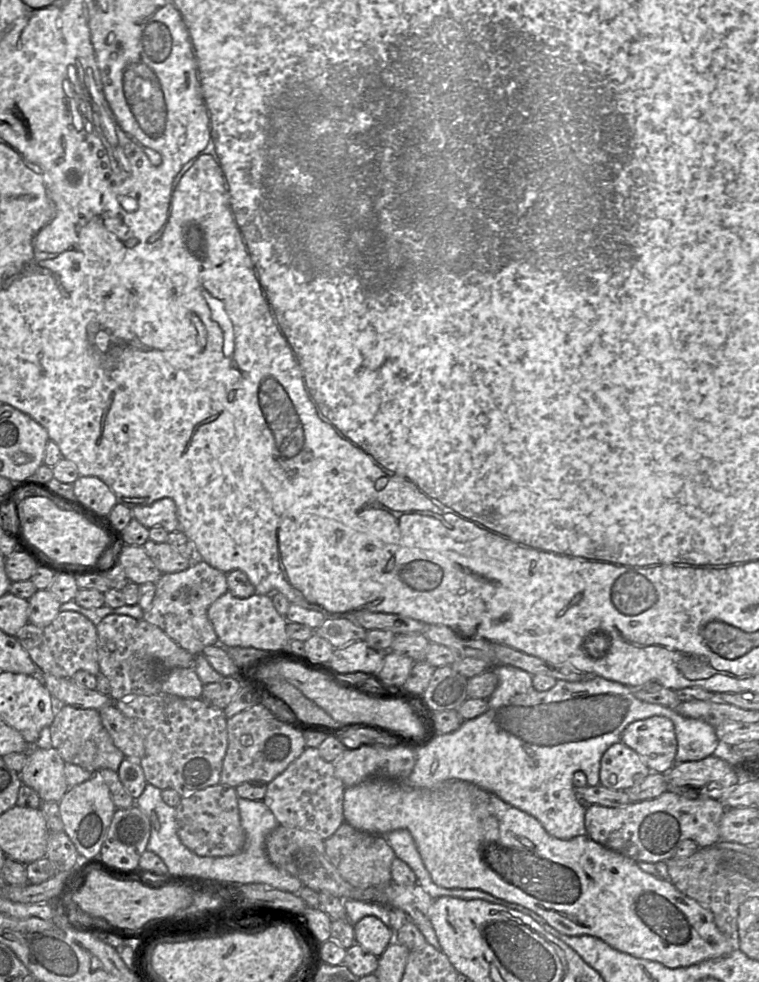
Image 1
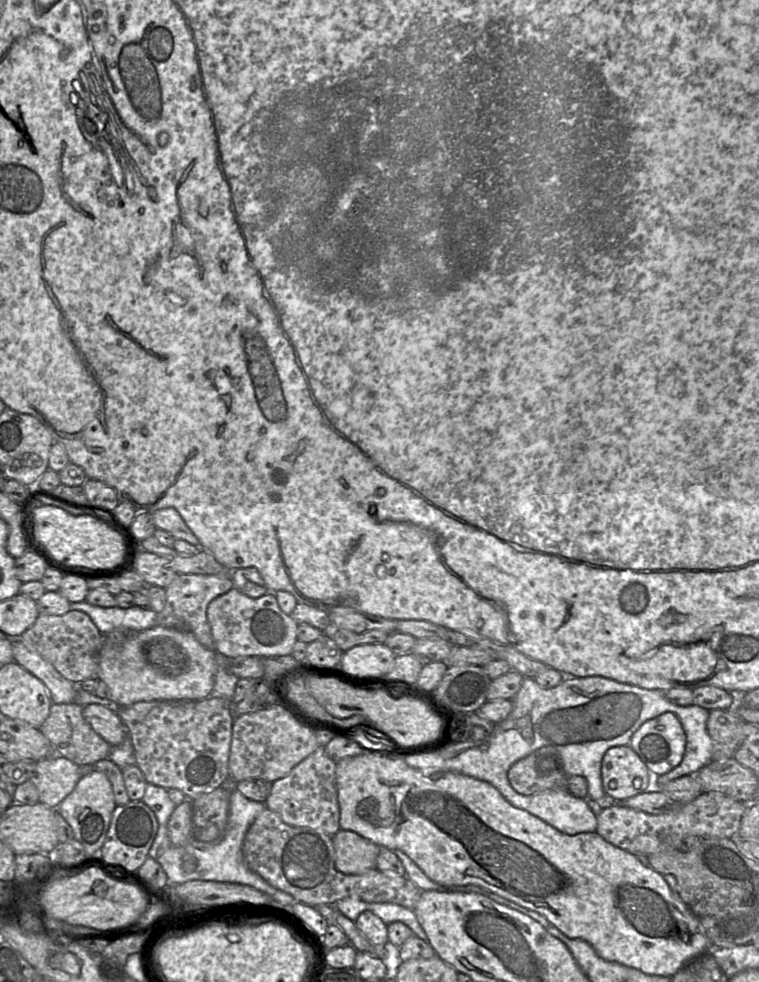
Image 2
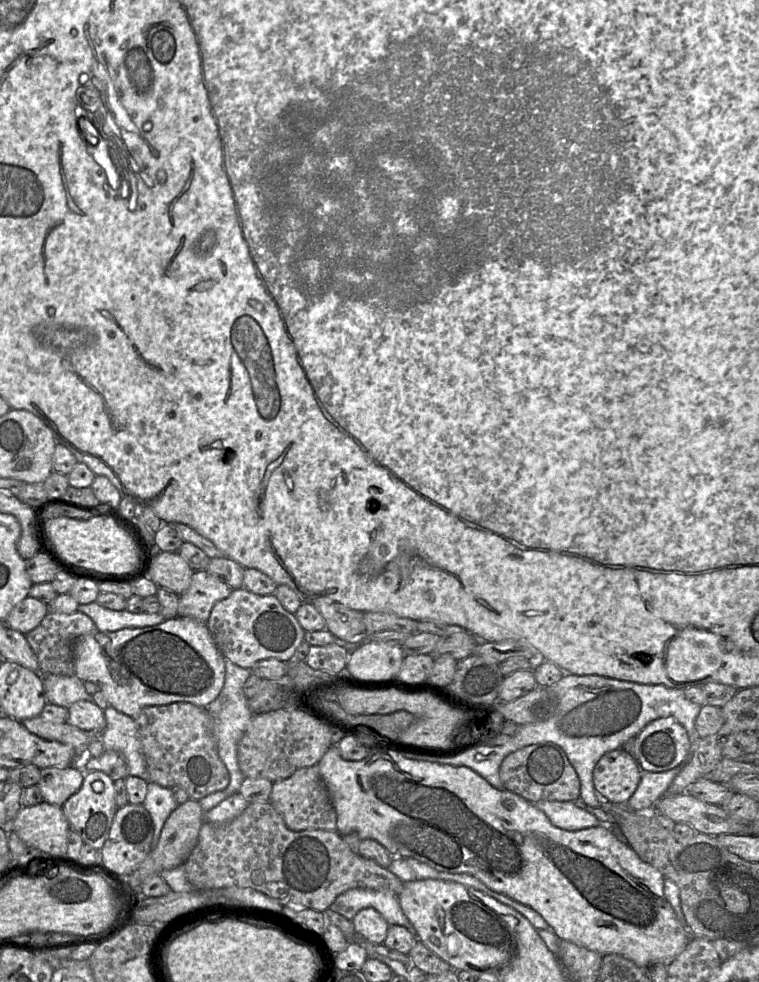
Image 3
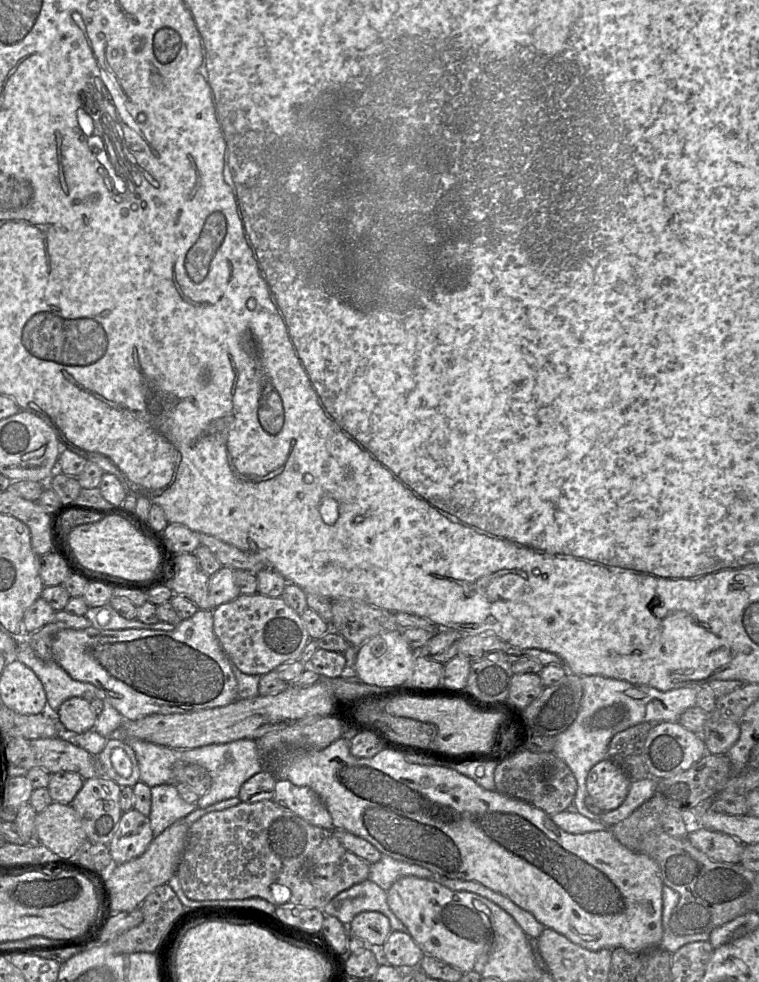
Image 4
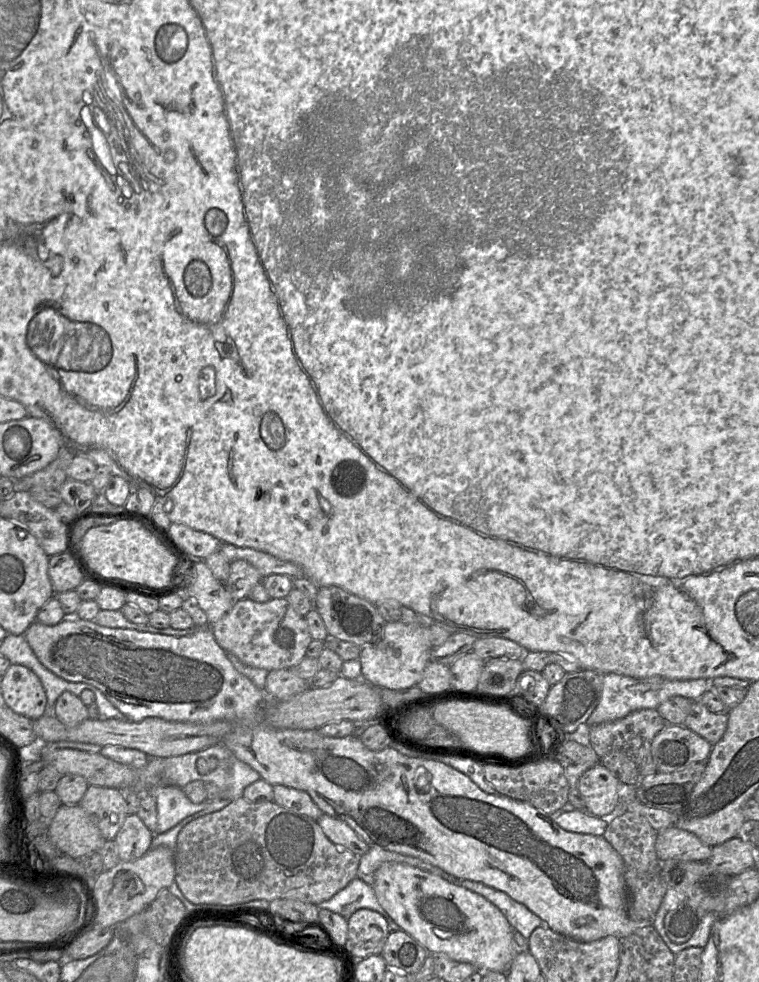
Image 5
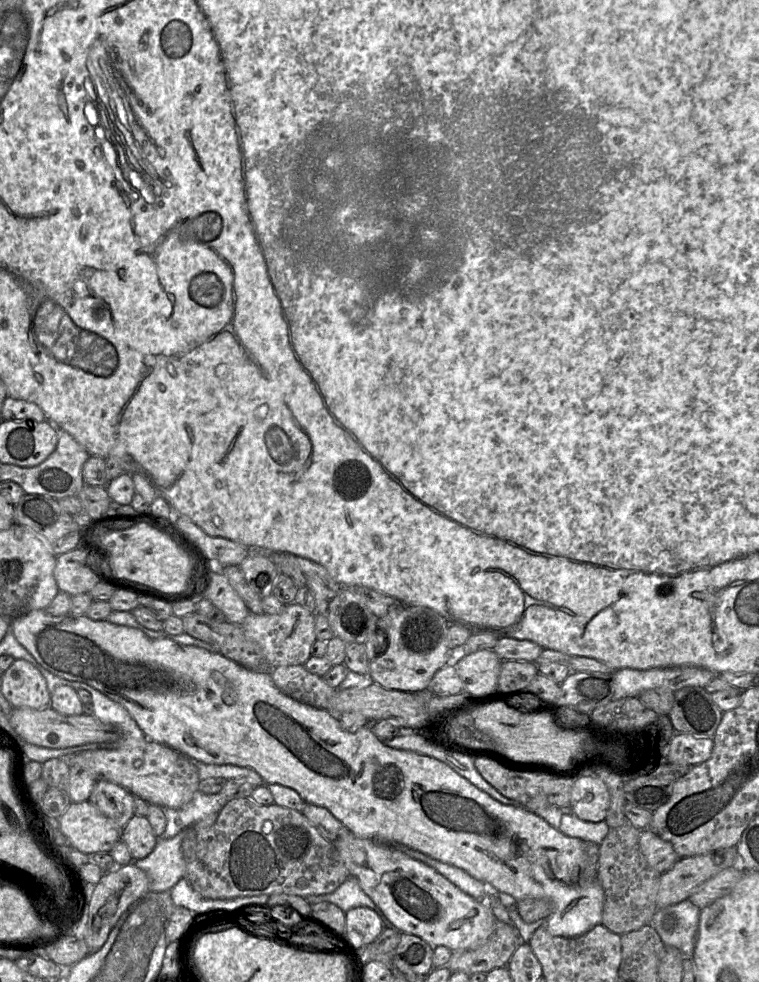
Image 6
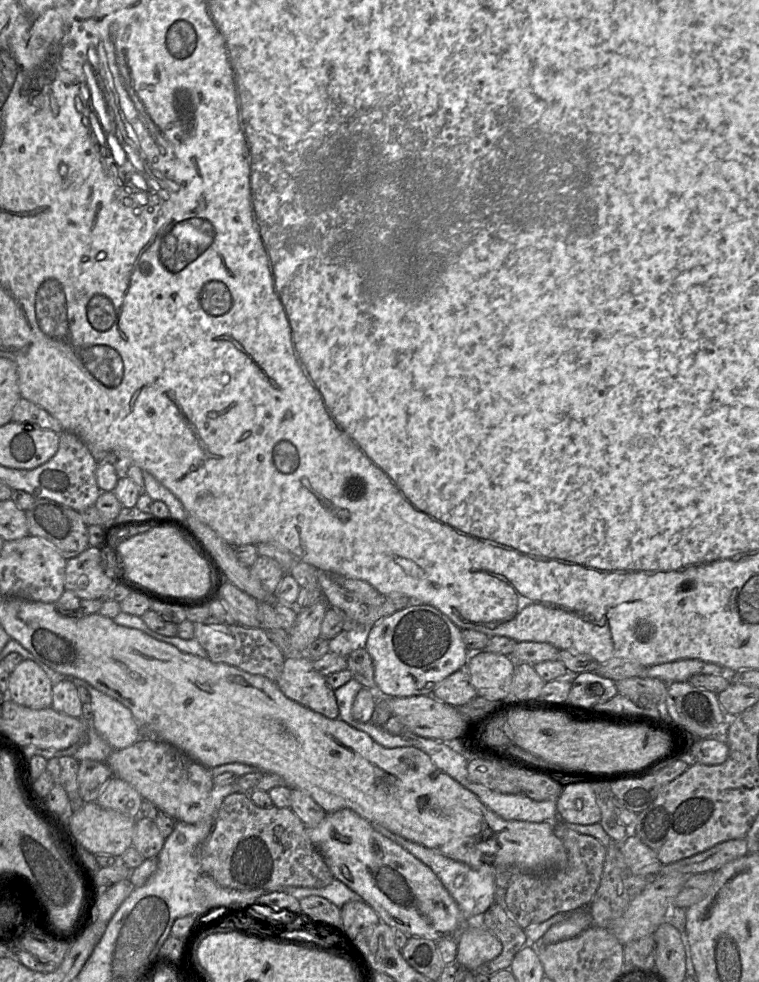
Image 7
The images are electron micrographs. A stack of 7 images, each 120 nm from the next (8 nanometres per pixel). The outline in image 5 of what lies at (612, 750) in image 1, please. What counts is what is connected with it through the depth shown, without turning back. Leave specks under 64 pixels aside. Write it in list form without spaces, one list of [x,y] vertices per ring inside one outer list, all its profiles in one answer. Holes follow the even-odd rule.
[[[601,763],[586,770],[578,783],[585,811],[595,817],[612,813],[621,795],[621,783]]]

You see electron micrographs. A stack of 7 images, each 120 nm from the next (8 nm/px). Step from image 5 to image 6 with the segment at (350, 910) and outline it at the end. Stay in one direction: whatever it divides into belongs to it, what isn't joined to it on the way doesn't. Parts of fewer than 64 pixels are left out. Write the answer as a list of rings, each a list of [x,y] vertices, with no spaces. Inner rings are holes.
[[[348,877],[335,891],[328,894],[310,895],[305,897],[312,905],[318,902],[331,902],[337,905],[345,913],[356,907],[368,907],[372,909],[381,919],[385,928],[399,930],[393,925],[381,909],[373,902],[373,900],[362,890],[357,880]]]

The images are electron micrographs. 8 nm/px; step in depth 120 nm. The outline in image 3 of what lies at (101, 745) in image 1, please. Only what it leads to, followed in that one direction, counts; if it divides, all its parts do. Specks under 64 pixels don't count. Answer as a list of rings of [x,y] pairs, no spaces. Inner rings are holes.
[[[47,703],[40,715],[35,718],[19,721],[31,733],[47,741],[57,741],[69,745],[77,752],[73,766],[81,767],[86,758],[86,749],[98,733],[81,730],[69,723],[67,708]]]

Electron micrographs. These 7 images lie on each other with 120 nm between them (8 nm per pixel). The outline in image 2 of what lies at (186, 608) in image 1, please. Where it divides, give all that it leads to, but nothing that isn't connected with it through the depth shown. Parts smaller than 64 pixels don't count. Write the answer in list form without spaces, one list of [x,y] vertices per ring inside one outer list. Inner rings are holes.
[[[179,574],[165,588],[166,603],[163,610],[157,613],[156,625],[174,628],[192,633],[195,638],[205,647],[215,649],[215,641],[212,636],[211,627],[207,619],[207,608],[212,600],[227,593],[234,587],[230,576],[201,575],[201,574]]]

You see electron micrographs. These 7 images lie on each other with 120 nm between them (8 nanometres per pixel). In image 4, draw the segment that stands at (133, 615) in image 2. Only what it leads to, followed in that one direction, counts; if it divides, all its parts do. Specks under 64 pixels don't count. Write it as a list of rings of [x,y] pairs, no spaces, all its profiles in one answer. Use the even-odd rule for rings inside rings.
[[[109,604],[97,607],[89,607],[85,616],[90,620],[94,628],[100,630],[119,630],[127,628],[154,629],[154,630],[173,630],[176,624],[164,621],[147,624],[138,619],[129,620],[122,617]]]

